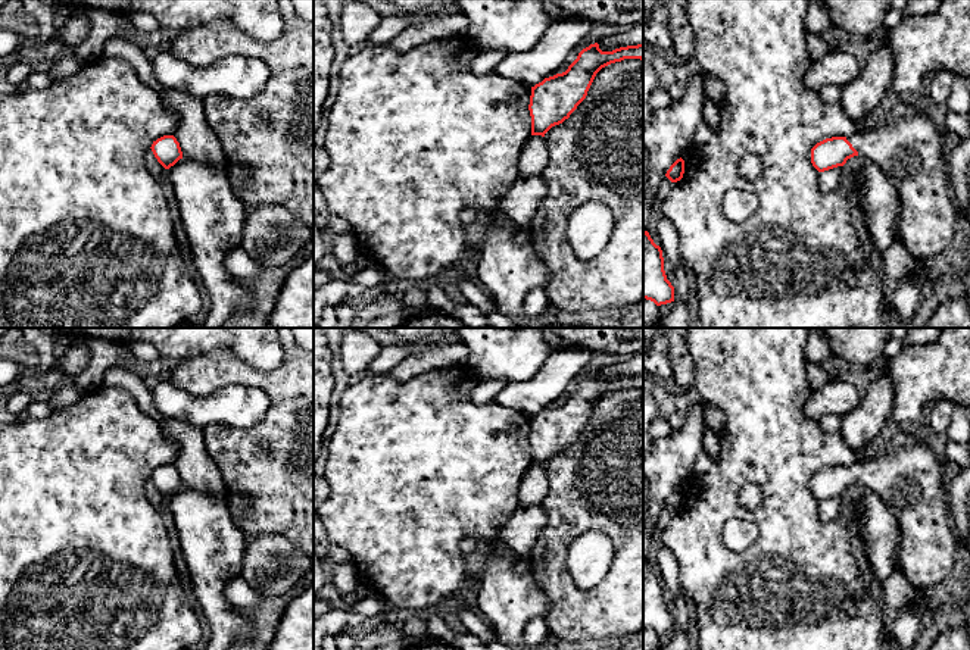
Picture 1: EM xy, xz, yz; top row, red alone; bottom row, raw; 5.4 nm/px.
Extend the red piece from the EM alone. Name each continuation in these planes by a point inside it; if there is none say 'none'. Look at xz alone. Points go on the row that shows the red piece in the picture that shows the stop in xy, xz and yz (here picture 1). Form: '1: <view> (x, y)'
none

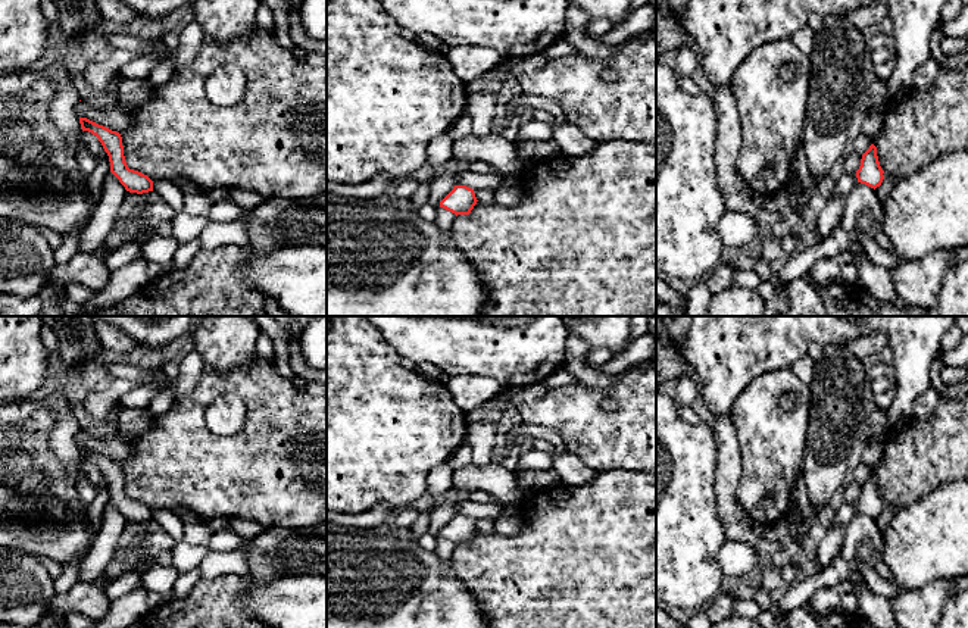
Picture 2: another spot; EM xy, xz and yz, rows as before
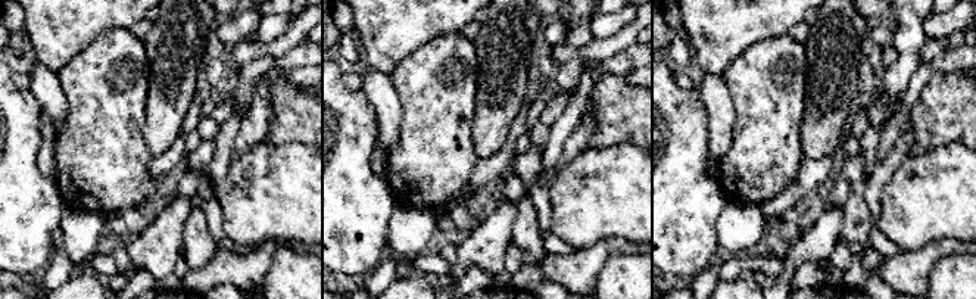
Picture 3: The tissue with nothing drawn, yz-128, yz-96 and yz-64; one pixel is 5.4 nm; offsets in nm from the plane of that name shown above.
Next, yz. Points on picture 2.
none

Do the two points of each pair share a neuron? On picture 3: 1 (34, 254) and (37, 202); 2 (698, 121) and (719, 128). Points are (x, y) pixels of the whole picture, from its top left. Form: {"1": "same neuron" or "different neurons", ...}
{"1": "same neuron", "2": "different neurons"}

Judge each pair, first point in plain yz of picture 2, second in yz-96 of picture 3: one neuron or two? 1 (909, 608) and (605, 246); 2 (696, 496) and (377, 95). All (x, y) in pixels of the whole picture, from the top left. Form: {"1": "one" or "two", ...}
{"1": "one", "2": "two"}

